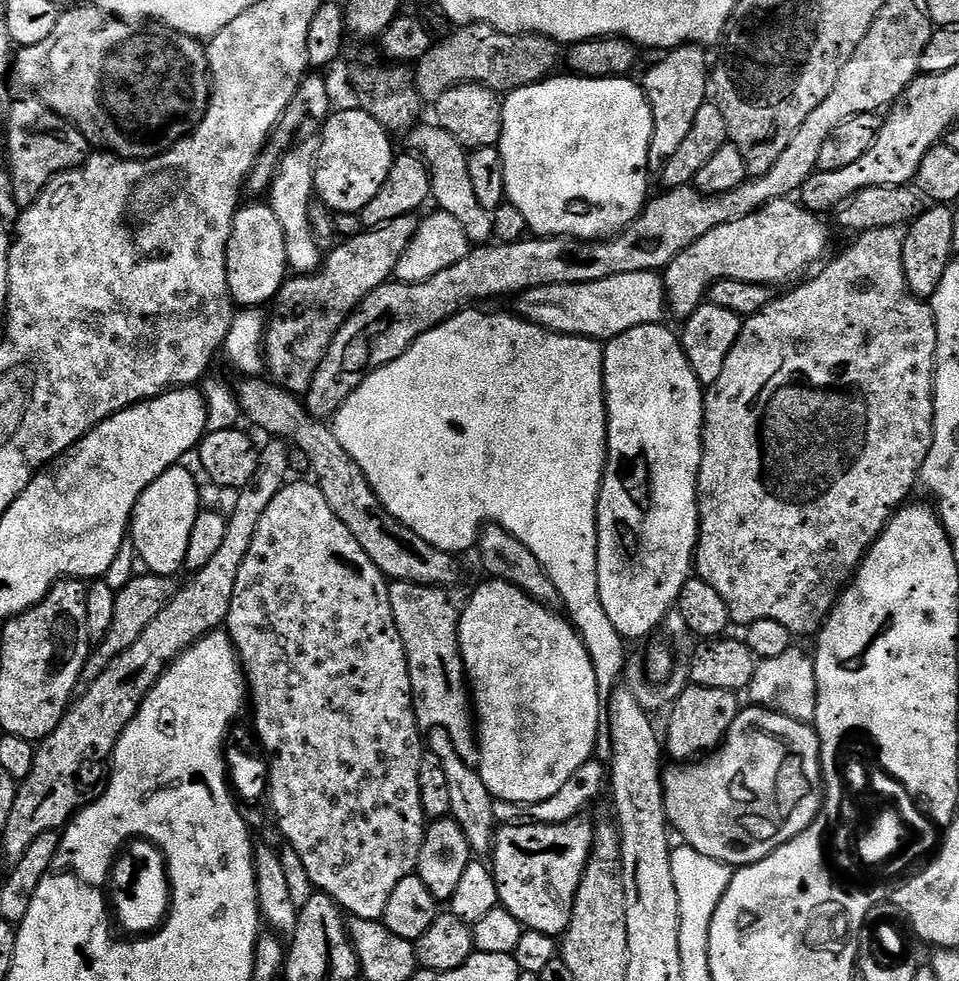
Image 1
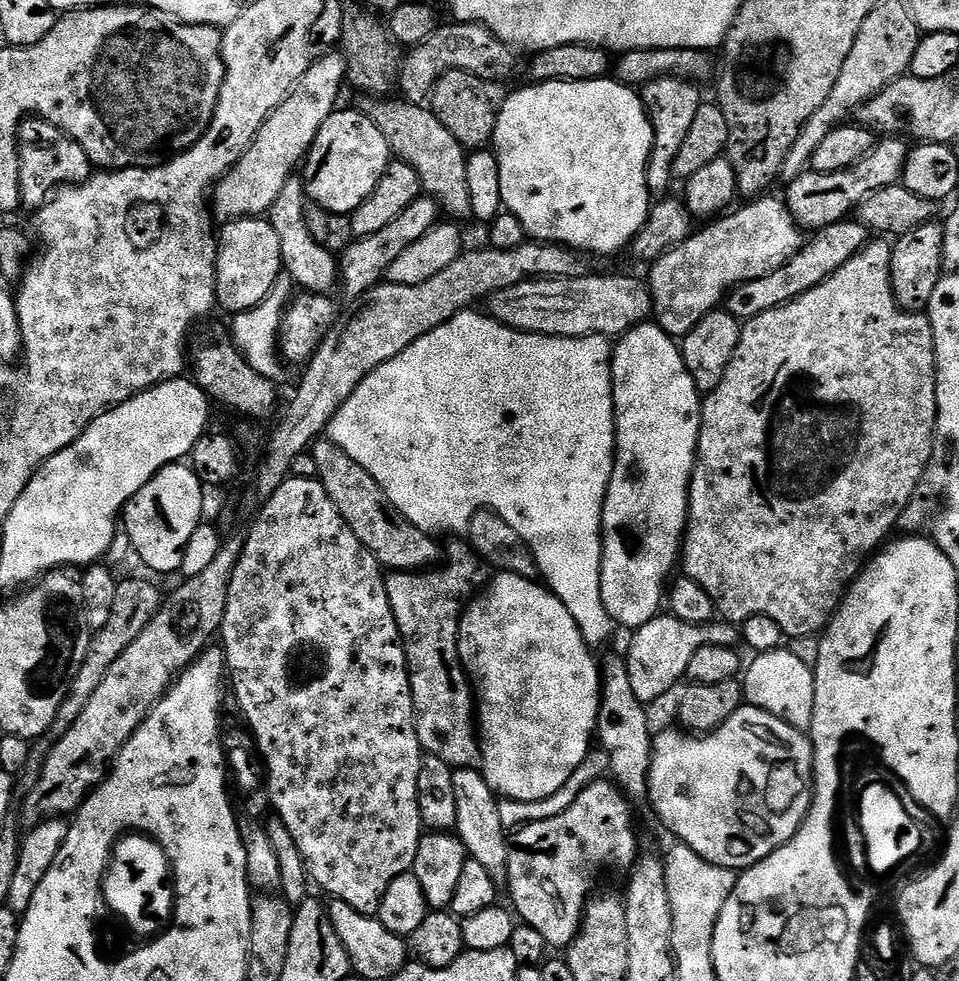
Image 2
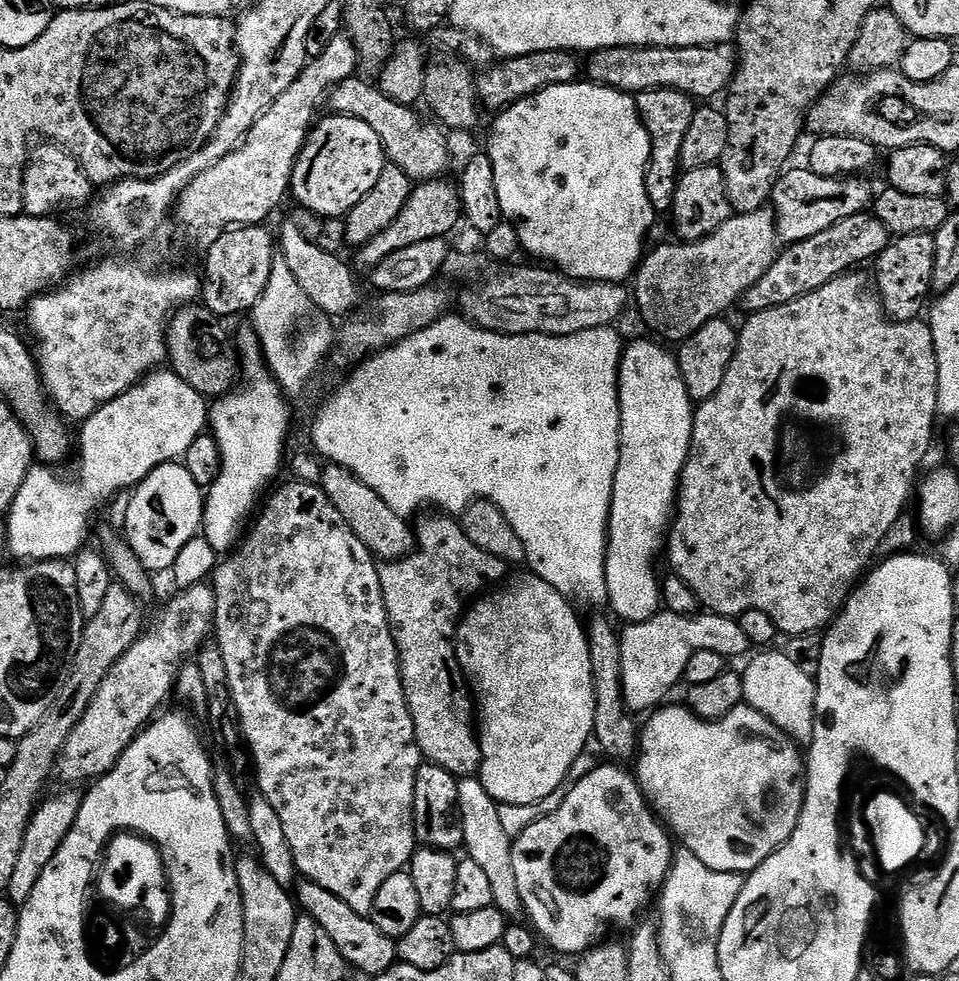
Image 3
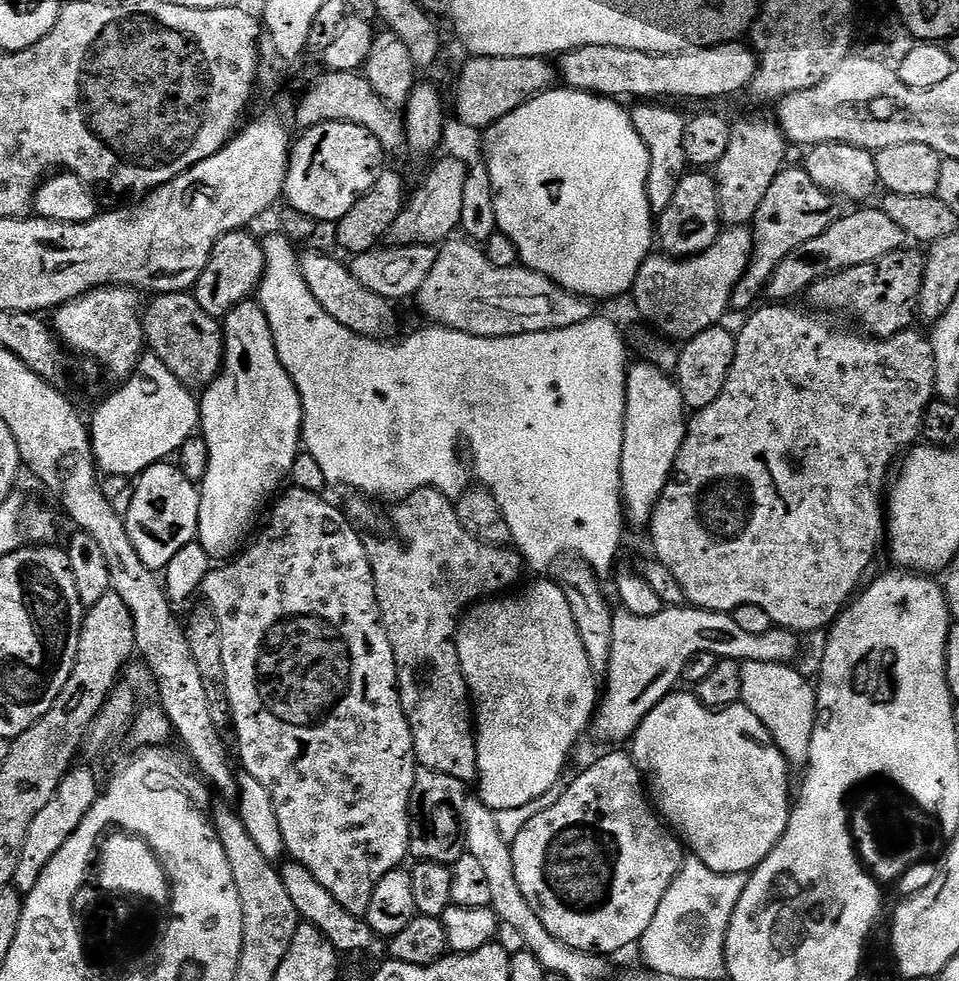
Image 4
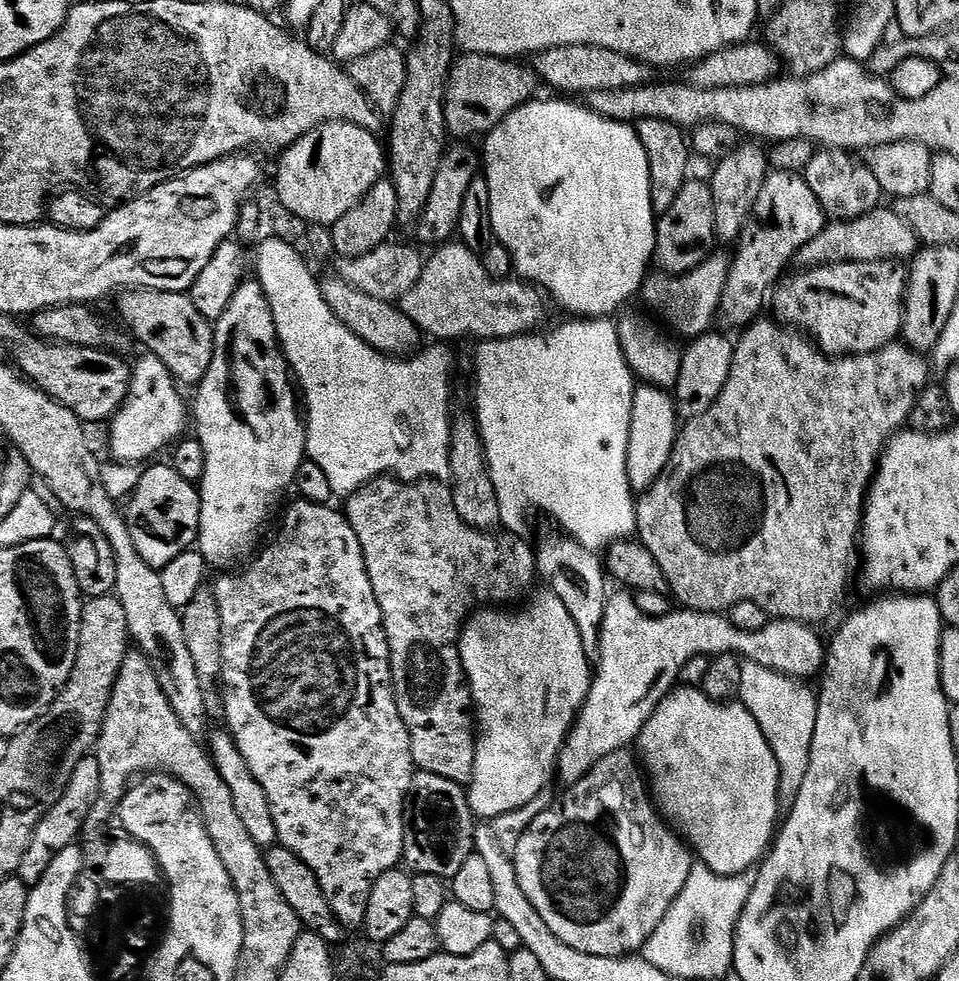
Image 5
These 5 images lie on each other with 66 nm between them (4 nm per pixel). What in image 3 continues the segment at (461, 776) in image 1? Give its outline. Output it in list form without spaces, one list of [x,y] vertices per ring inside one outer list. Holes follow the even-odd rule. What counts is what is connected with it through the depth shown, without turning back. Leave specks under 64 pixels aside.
[[[463,777],[460,780],[458,802],[464,831],[463,851],[467,859],[482,866],[490,882],[490,891],[494,894],[495,908],[509,918],[519,917],[524,911],[524,903],[518,894],[518,880],[514,878],[513,837],[508,836],[502,826],[501,816],[498,815],[500,805],[494,798],[490,798],[489,792],[477,777]]]

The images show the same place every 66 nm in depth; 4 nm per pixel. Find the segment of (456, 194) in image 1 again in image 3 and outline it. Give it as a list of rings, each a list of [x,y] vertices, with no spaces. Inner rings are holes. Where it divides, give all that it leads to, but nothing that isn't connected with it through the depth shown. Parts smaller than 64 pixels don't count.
[[[355,75],[343,80],[330,93],[330,108],[333,113],[369,124],[382,142],[385,161],[398,166],[398,170],[406,170],[412,181],[439,180],[447,173],[444,171],[452,160],[452,152],[444,137],[445,129],[431,119],[423,120],[415,107],[394,102],[371,79]]]

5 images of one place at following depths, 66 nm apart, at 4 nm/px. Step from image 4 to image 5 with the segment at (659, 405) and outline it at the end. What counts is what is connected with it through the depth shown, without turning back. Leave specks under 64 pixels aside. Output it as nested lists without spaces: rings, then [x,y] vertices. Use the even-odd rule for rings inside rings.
[[[652,384],[637,387],[630,418],[630,446],[628,447],[628,477],[633,489],[643,494],[662,474],[666,462],[672,457],[678,435],[678,413],[671,391]]]

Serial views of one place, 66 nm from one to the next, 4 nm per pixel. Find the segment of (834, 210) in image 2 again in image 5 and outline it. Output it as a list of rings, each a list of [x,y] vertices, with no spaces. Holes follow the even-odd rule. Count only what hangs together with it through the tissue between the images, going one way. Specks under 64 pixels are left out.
[[[777,171],[769,174],[762,186],[762,194],[758,194],[758,202],[754,202],[754,210],[748,225],[744,227],[744,233],[735,241],[736,257],[731,257],[728,267],[719,323],[743,330],[761,319],[763,312],[760,311],[766,308],[776,285],[789,271],[796,252],[802,250],[802,246],[806,246],[814,234],[821,232],[825,223],[824,207],[814,196],[814,190],[804,181],[803,175]]]

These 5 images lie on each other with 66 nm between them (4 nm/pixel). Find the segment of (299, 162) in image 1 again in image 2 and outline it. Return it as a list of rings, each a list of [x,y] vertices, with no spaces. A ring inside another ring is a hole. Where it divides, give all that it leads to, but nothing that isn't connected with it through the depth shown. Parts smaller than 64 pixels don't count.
[[[293,178],[282,186],[282,194],[278,194],[270,213],[270,219],[274,230],[282,238],[282,262],[284,272],[293,282],[297,289],[305,292],[319,292],[321,294],[331,293],[332,287],[337,287],[340,278],[340,266],[337,257],[320,244],[310,234],[310,226],[306,226],[304,217],[304,205],[306,193],[304,191],[303,179]]]

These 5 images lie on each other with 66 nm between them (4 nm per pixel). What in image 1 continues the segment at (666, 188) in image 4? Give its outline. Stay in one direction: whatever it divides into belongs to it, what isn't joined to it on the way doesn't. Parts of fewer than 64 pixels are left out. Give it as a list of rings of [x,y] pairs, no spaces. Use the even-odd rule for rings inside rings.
[[[683,44],[680,48],[674,48],[663,53],[664,56],[642,79],[644,96],[652,111],[652,133],[650,134],[650,150],[648,151],[648,171],[659,174],[670,162],[670,157],[675,154],[681,142],[686,139],[688,131],[694,126],[694,117],[698,110],[710,96],[710,60],[704,57],[705,49],[699,44]]]

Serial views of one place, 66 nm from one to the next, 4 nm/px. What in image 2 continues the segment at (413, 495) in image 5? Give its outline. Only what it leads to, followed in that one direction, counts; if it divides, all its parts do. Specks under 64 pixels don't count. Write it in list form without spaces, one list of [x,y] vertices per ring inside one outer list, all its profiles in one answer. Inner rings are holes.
[[[467,542],[446,548],[443,564],[444,568],[436,566],[419,572],[392,572],[384,585],[390,610],[394,610],[398,622],[400,643],[408,659],[408,677],[416,707],[416,733],[421,749],[427,755],[437,756],[454,770],[479,769],[482,761],[478,724],[474,719],[474,693],[460,662],[460,618],[474,593],[487,585],[490,566]]]

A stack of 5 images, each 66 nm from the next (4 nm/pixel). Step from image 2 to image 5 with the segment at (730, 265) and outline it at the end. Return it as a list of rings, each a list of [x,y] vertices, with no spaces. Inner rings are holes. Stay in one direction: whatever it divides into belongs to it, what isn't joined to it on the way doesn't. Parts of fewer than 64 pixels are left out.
[[[720,255],[708,256],[706,262],[702,262],[702,266],[694,266],[694,270],[690,270],[686,274],[675,276],[669,272],[653,271],[645,279],[642,289],[645,304],[643,307],[649,313],[659,317],[677,337],[688,336],[687,338],[695,338],[703,336],[717,323],[722,292],[726,290],[730,260],[727,255],[725,257]]]

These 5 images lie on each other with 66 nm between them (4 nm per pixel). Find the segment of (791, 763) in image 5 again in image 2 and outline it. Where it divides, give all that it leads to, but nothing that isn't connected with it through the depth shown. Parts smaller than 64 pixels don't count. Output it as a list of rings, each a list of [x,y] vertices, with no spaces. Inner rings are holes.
[[[781,646],[773,652],[761,652],[753,655],[752,665],[747,665],[742,676],[742,687],[745,701],[753,708],[761,708],[774,718],[782,718],[790,726],[801,730],[812,727],[814,718],[814,682],[816,673],[813,665],[808,664],[800,656],[787,652],[787,647]]]

